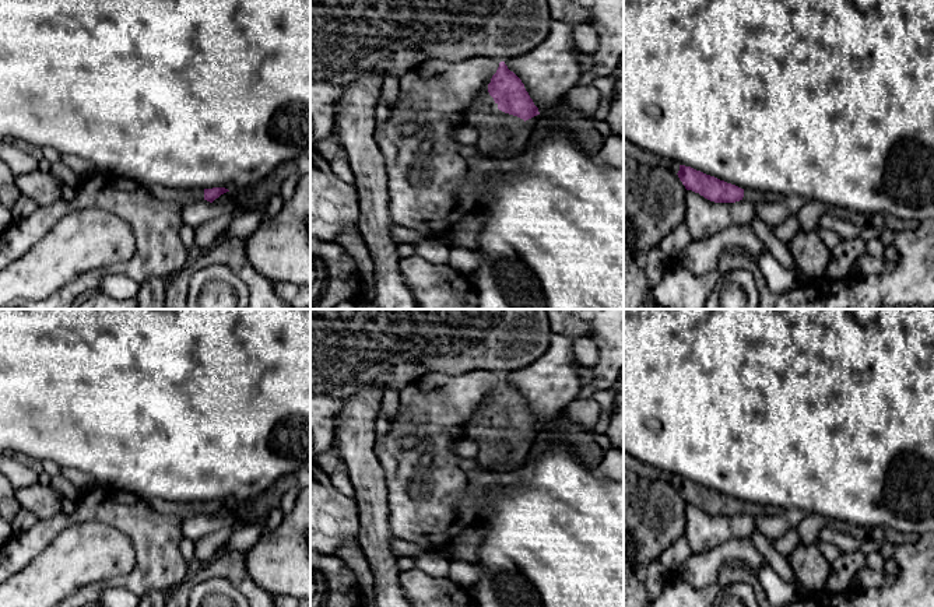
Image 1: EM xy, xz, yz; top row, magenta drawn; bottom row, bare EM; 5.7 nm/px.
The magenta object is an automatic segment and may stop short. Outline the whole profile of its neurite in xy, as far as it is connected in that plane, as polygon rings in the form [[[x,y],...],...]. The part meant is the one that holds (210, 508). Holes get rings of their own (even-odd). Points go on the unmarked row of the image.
[[[159,498],[147,501],[150,506],[161,515],[178,516],[182,520],[194,515],[207,513],[213,516],[221,508],[229,505],[225,501],[213,502],[168,502]]]

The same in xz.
[[[499,376],[488,397],[488,406],[496,421],[470,424],[464,438],[477,441],[477,462],[487,470],[508,471],[529,455],[531,443],[526,435],[540,428],[522,393]]]

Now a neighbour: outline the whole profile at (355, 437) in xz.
[[[361,387],[341,403],[336,446],[357,491],[357,541],[373,575],[375,607],[411,607],[398,583],[400,557],[390,548],[387,483],[375,453],[375,421],[383,389]]]

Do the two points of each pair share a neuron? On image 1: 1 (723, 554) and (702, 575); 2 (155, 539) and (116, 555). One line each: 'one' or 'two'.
1: one
2: two

